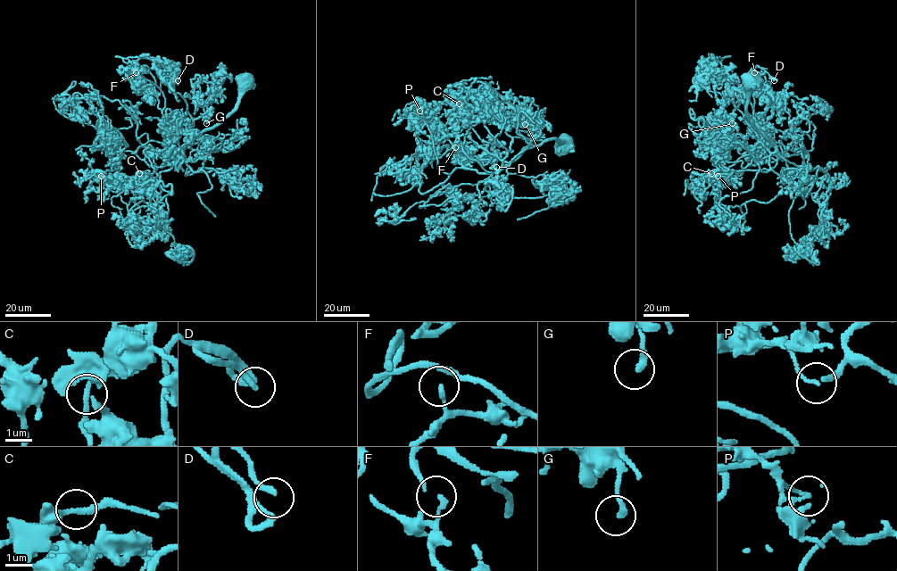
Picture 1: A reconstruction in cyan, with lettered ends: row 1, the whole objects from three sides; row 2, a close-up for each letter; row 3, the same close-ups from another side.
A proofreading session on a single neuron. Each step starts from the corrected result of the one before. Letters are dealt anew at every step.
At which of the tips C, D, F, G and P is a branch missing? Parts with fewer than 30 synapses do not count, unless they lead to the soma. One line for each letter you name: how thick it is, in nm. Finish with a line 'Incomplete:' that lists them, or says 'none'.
D: Thickness 180 nm
Incomplete: D

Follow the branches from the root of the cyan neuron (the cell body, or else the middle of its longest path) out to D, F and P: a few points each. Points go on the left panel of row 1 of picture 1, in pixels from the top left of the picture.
D: (244, 83), (237, 105), (183, 153), (158, 107), (162, 71), (178, 80)
F: (244, 83), (237, 105), (188, 141), (183, 153), (162, 123), (158, 95), (150, 85), (141, 86), (136, 72)
P: (244, 83), (237, 105), (176, 155), (139, 147), (118, 169), (86, 180), (101, 176)

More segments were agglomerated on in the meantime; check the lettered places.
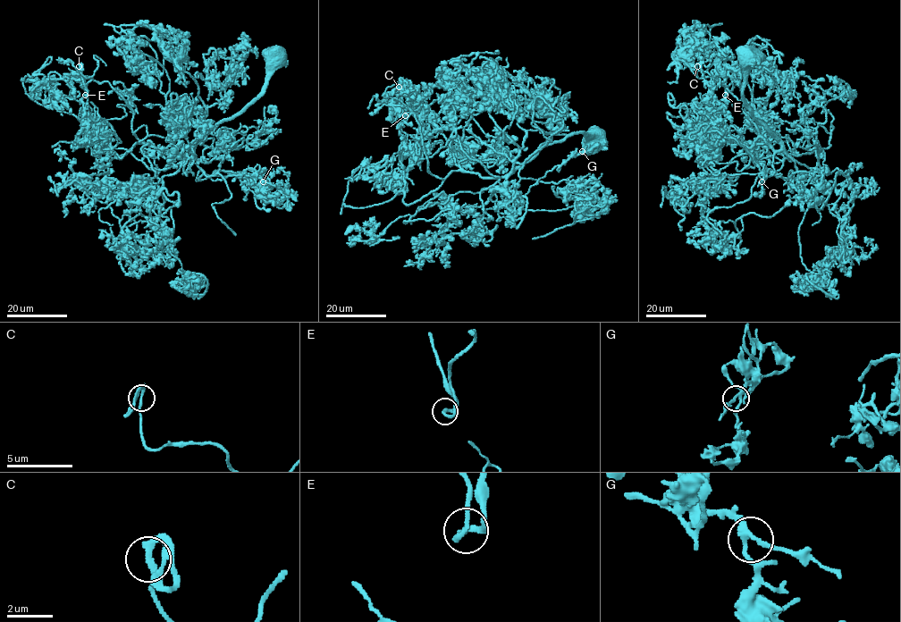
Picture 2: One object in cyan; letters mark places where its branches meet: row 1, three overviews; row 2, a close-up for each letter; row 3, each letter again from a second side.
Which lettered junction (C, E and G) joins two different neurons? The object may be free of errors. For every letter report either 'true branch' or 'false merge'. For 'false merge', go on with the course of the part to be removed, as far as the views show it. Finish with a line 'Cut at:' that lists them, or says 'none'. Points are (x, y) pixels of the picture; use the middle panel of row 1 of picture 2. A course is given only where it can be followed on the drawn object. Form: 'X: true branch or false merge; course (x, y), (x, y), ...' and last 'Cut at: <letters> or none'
C: true branch
E: true branch
G: true branch
Cut at: none

